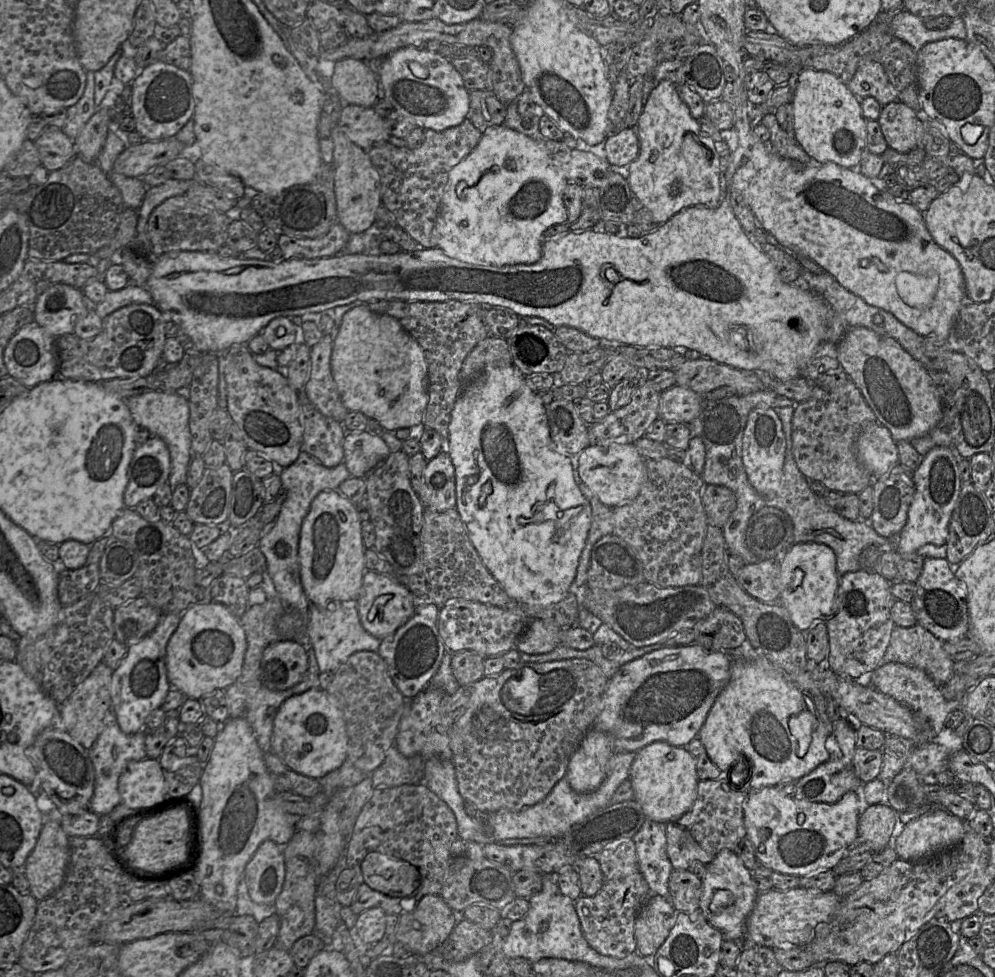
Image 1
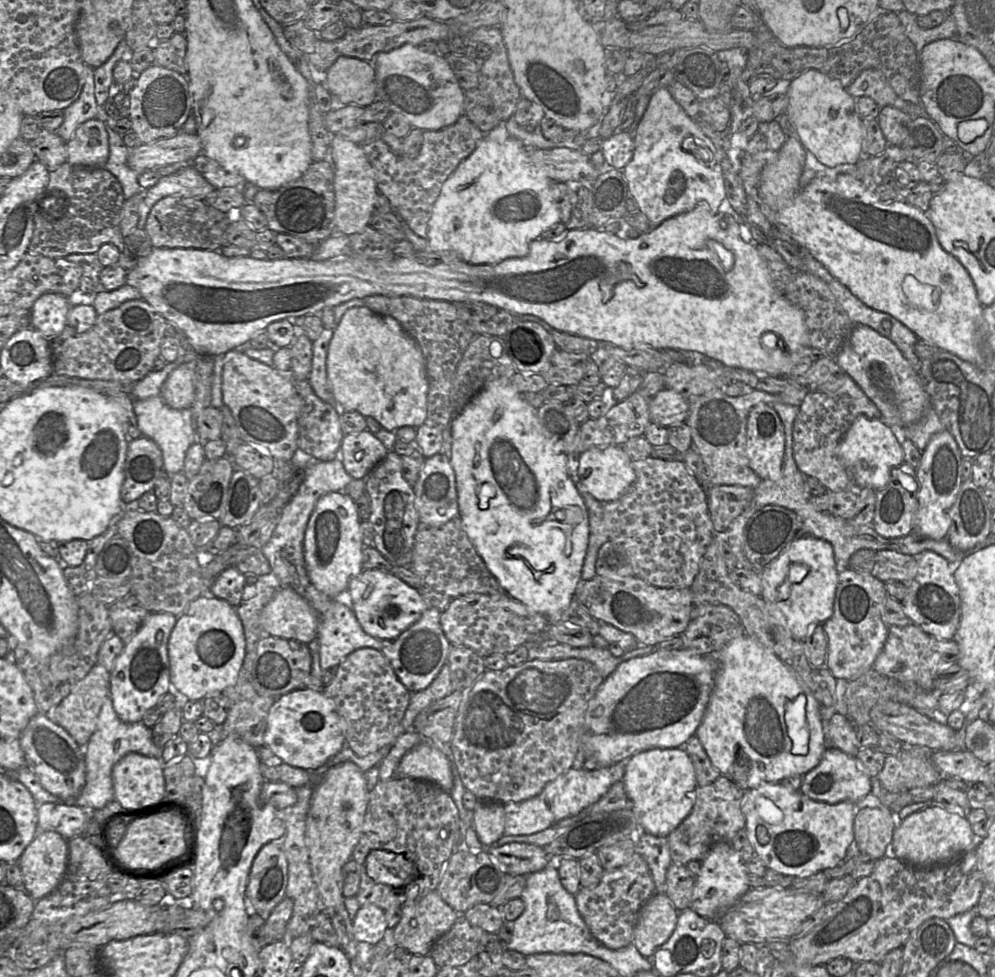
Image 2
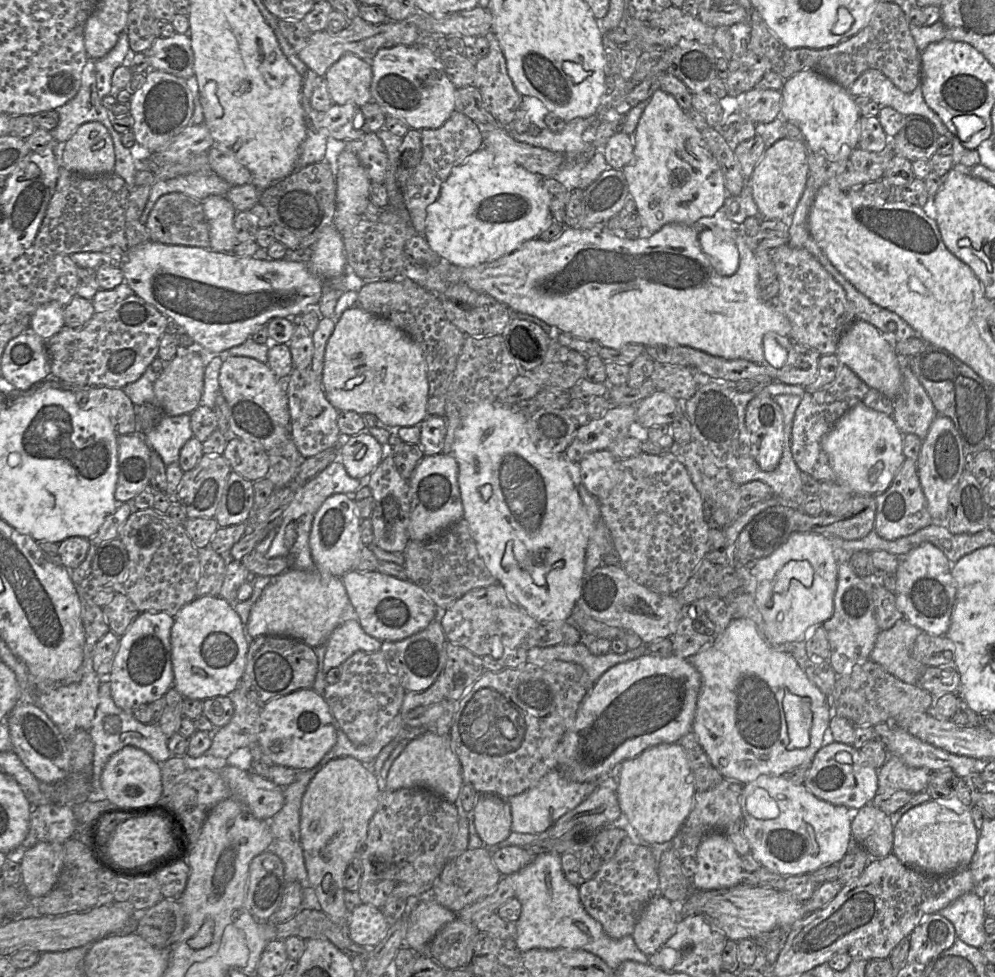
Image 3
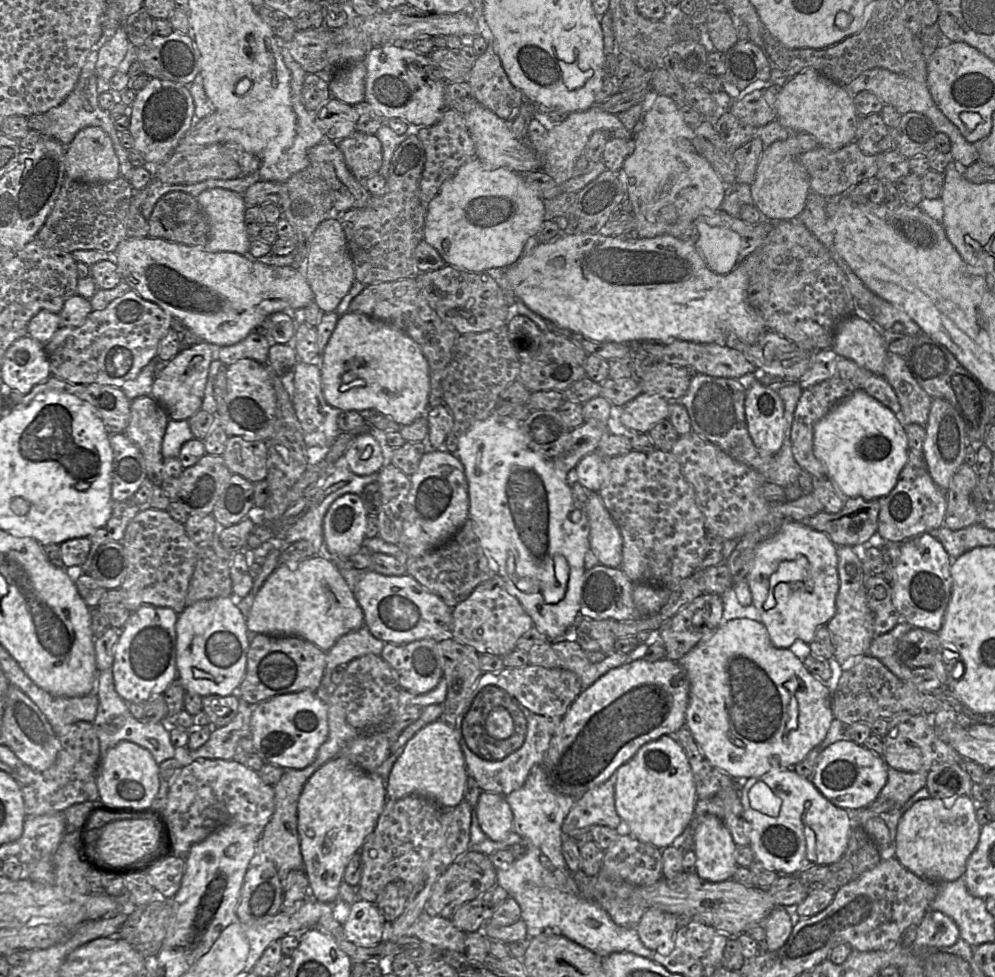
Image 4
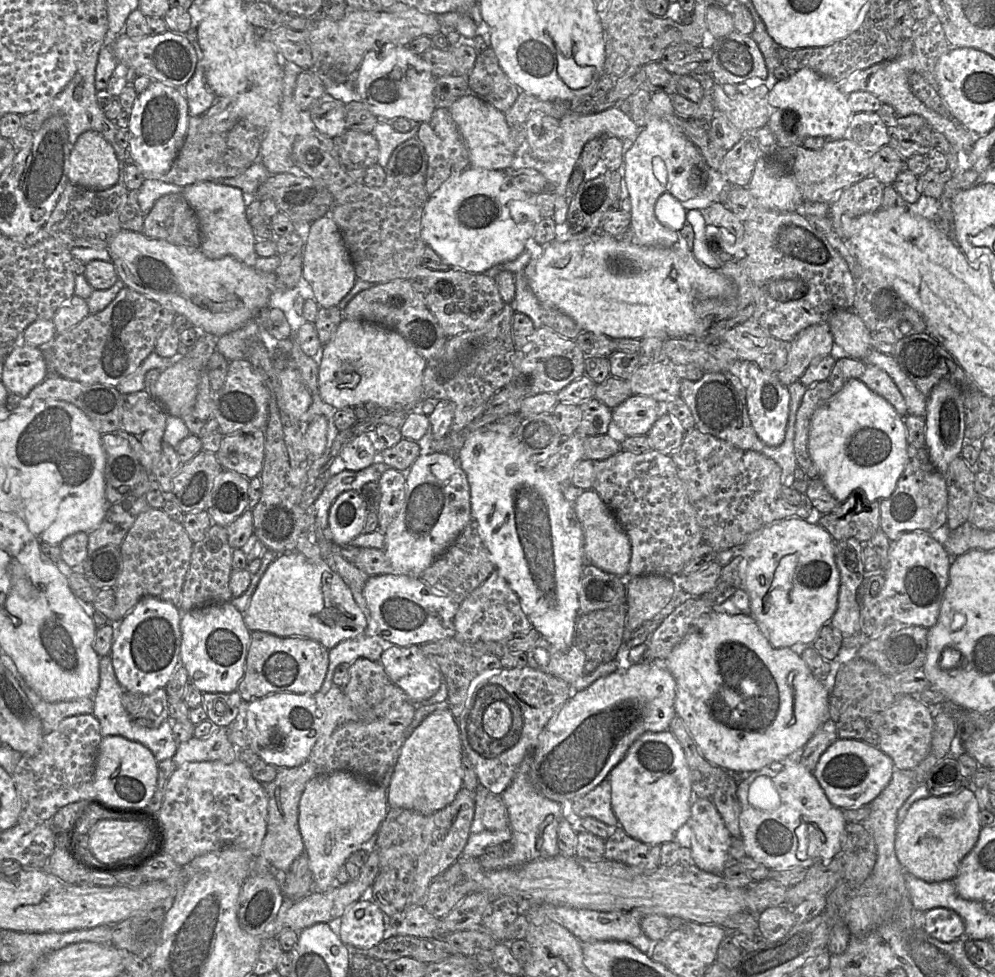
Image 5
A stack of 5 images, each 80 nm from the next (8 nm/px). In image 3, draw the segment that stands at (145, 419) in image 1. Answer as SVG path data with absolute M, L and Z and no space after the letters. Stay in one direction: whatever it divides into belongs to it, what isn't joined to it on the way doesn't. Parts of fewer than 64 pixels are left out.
M164 414L160 422L145 434L146 442L159 454L166 466L179 463L181 448L193 437L190 414L178 416Z

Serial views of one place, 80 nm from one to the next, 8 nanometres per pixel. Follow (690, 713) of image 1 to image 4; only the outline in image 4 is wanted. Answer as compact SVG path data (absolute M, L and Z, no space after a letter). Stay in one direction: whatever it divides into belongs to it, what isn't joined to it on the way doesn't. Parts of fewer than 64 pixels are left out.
M666 657L654 662L646 661L645 659L634 660L630 663L625 663L622 666L610 669L601 676L590 687L583 689L579 696L570 705L563 719L558 725L554 735L550 740L548 750L542 761L542 768L546 772L547 778L551 786L559 793L579 799L588 790L605 782L612 777L616 770L629 761L637 751L646 743L659 739L663 735L672 735L683 726L686 726L686 710L689 702L690 683L686 671L677 662Z

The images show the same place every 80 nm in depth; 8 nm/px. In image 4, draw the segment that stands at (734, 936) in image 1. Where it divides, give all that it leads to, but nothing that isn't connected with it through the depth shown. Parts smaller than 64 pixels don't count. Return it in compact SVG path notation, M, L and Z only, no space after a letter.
M706 814L699 819L693 837L695 873L709 882L722 882L732 878L737 863L736 844L722 819Z

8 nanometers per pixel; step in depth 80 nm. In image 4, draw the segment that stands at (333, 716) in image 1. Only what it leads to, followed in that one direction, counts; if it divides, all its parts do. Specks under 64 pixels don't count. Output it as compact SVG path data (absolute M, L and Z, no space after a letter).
M315 692L277 695L253 706L250 737L264 761L282 769L303 769L313 762L328 736L328 711Z

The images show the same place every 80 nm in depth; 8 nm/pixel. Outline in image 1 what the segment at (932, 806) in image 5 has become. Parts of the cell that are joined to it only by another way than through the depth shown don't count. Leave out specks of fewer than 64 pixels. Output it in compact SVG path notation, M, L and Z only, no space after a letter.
M940 806L905 824L893 845L888 846L896 850L900 859L919 860L954 847L967 830L967 821Z

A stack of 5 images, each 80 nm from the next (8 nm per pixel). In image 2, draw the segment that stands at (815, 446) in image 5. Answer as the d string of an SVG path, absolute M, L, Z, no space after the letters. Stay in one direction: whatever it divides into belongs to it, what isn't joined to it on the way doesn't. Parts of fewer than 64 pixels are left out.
M859 415L850 425L839 445L839 457L848 469L857 488L882 489L891 470L904 462L900 436L881 419Z

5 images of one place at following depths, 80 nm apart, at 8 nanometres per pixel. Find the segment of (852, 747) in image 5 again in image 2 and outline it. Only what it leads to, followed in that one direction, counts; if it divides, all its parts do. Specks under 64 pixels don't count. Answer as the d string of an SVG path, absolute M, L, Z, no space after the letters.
M832 747L826 749L820 763L803 776L799 791L812 800L828 804L845 800L858 803L871 794L871 778L862 770L855 757Z

